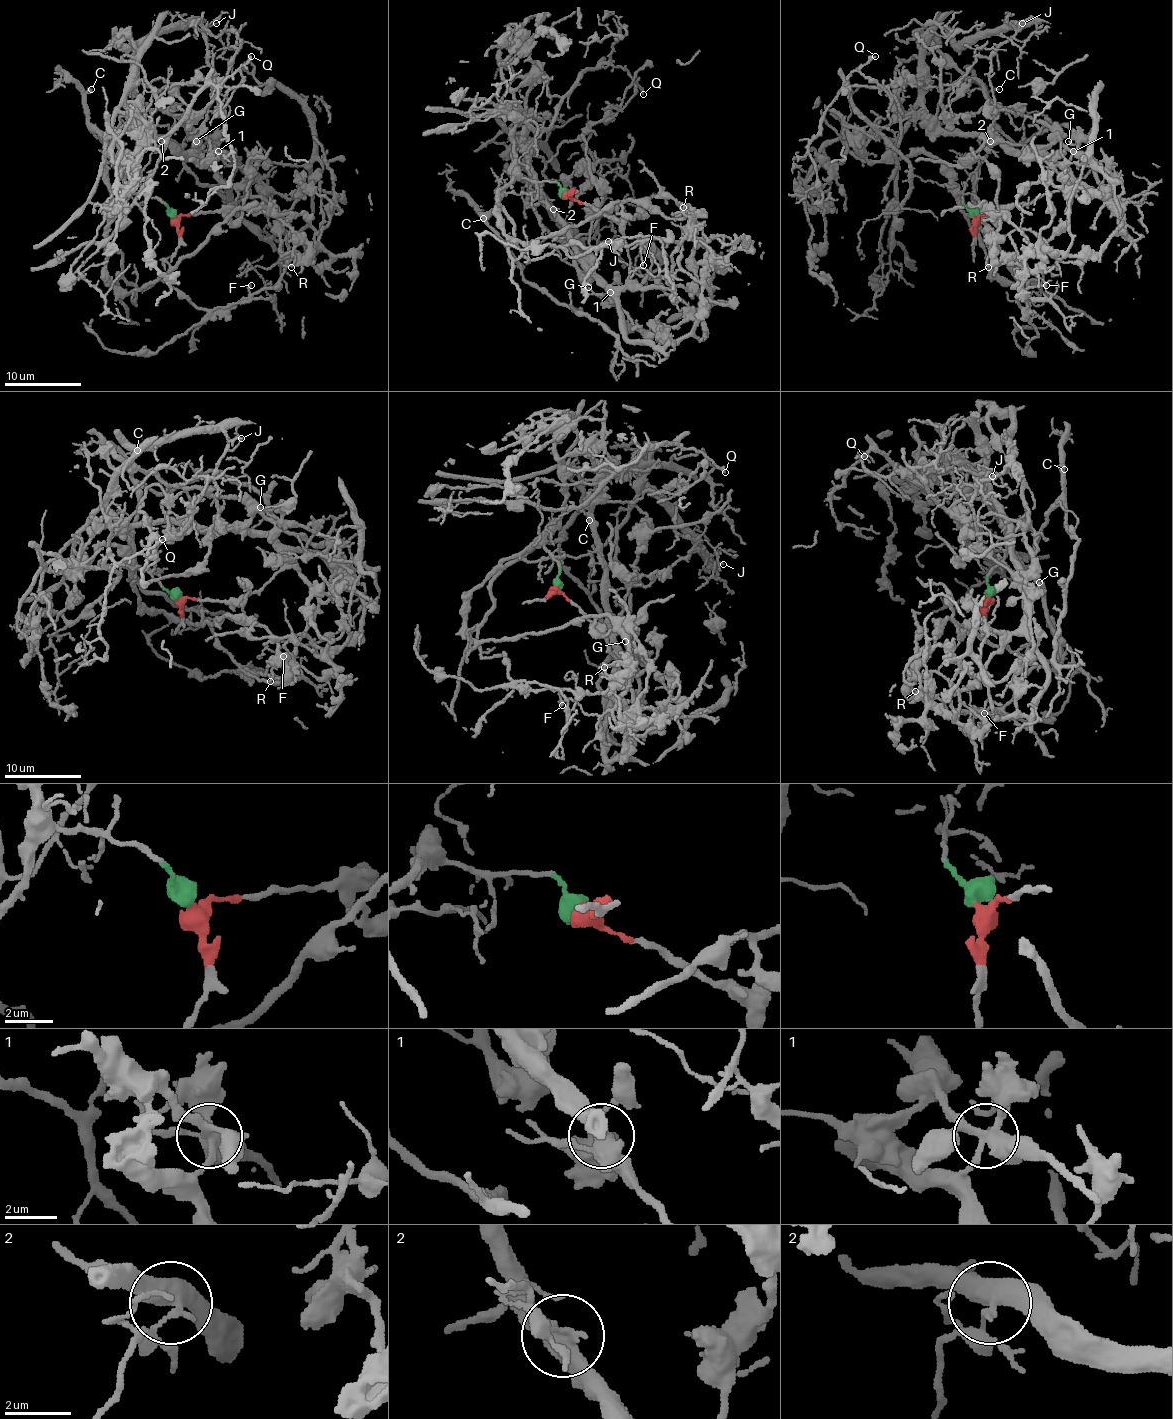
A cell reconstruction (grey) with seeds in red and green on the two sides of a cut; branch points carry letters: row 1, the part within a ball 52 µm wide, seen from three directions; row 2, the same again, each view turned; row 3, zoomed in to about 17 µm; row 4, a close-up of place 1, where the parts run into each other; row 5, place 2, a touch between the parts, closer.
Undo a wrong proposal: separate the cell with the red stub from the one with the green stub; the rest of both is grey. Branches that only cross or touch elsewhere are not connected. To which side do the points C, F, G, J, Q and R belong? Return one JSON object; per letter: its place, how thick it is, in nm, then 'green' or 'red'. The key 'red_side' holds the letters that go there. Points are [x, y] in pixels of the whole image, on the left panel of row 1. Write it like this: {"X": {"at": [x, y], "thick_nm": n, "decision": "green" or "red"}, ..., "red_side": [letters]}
{"C": {"at": [91, 89], "thick_nm": 110, "decision": "green"}, "F": {"at": [251, 285], "thick_nm": 170, "decision": "red"}, "G": {"at": [196, 141], "thick_nm": 170, "decision": "red"}, "J": {"at": [216, 23], "thick_nm": 130, "decision": "red"}, "Q": {"at": [251, 56], "thick_nm": 220, "decision": "red"}, "R": {"at": [291, 267], "thick_nm": 130, "decision": "green"}, "red_side": ["F", "G", "J", "Q"]}

